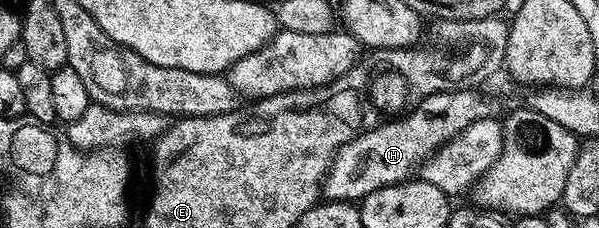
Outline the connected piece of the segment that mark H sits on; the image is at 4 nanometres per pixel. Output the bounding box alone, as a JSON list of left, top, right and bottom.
[321,88,500,202]

